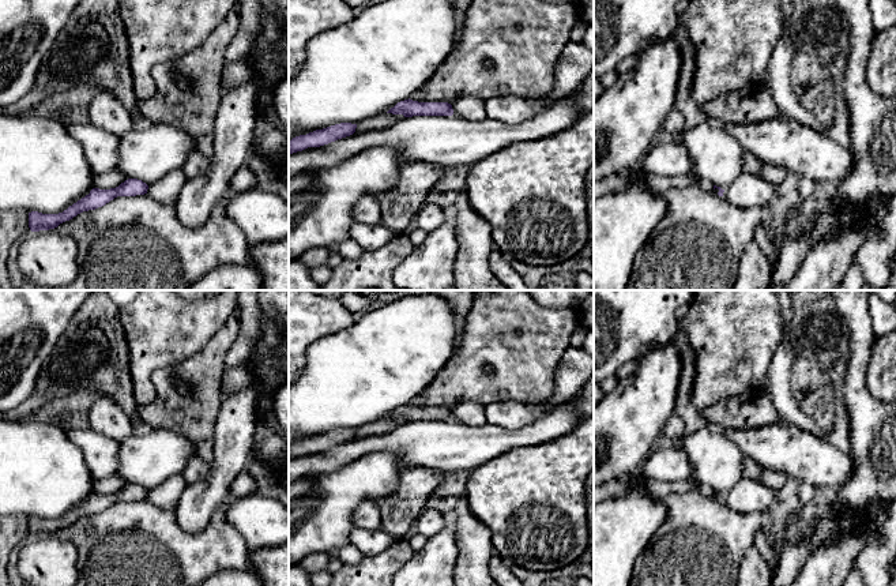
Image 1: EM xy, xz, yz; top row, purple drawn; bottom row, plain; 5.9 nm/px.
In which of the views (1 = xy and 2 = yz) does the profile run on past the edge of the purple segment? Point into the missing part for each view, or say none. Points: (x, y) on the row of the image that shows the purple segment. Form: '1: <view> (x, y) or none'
1: none
2: yz (704, 184)

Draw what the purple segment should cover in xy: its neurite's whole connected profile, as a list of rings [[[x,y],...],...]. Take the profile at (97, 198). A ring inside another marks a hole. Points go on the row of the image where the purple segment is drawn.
[[[128,179],[116,188],[99,189],[93,188],[89,195],[69,206],[59,214],[42,214],[38,211],[29,213],[29,228],[31,232],[49,230],[60,223],[72,219],[78,214],[95,210],[105,206],[117,196],[136,196],[147,194],[148,185],[138,179]]]

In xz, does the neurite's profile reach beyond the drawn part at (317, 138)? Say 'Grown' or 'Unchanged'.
Unchanged

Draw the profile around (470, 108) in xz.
[[[462,97],[452,105],[453,114],[470,120],[482,121],[486,119],[485,99],[477,97]]]

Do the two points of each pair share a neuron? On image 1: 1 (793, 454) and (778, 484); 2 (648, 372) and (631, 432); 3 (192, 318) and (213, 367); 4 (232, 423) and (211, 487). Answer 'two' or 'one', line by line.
1: two
2: one
3: two
4: one

